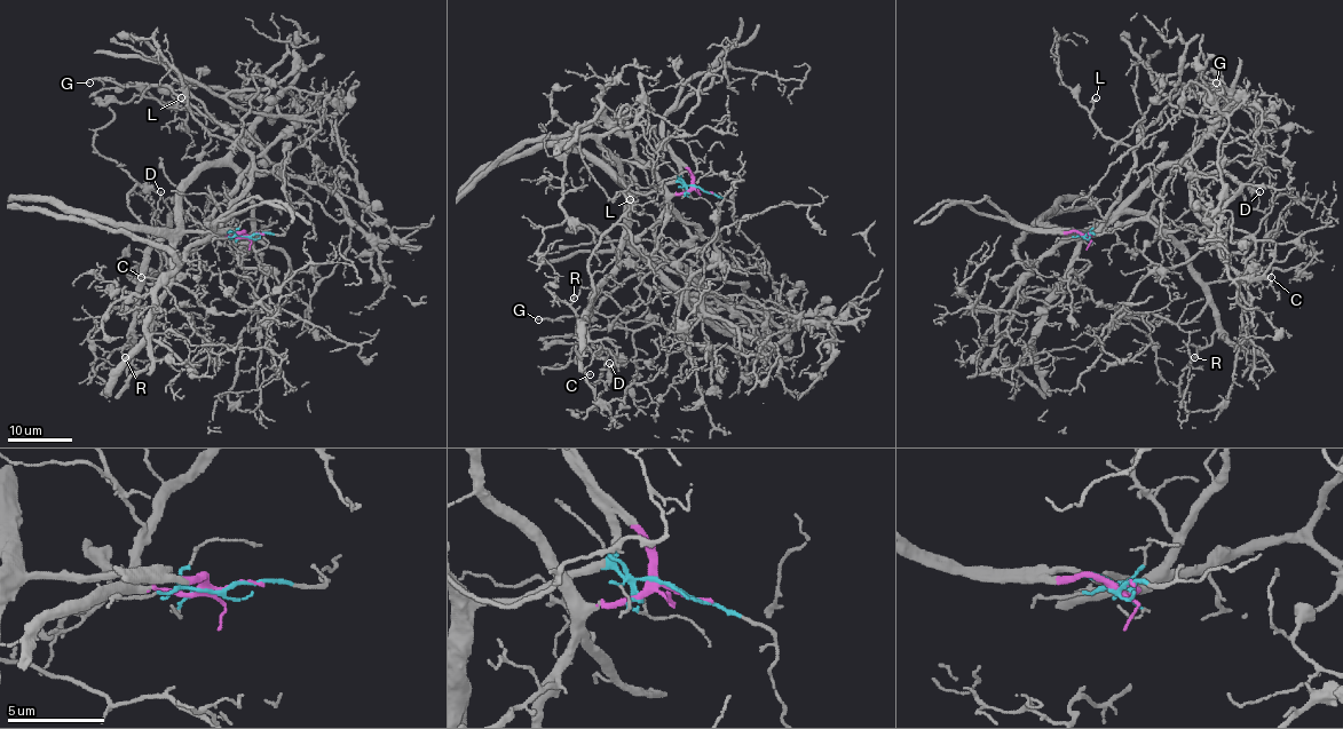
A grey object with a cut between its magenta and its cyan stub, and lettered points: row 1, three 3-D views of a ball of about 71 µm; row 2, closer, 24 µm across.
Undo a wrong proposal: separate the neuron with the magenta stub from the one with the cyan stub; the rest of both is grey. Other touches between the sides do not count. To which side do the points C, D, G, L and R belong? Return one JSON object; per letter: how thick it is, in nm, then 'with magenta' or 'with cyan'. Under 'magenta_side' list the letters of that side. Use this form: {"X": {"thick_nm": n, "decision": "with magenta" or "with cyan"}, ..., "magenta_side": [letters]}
{"C": {"thick_nm": 110, "decision": "with cyan"}, "D": {"thick_nm": 80, "decision": "with cyan"}, "G": {"thick_nm": 80, "decision": "with magenta"}, "L": {"thick_nm": 70, "decision": "with magenta"}, "R": {"thick_nm": 130, "decision": "with cyan"}, "magenta_side": ["G", "L"]}

